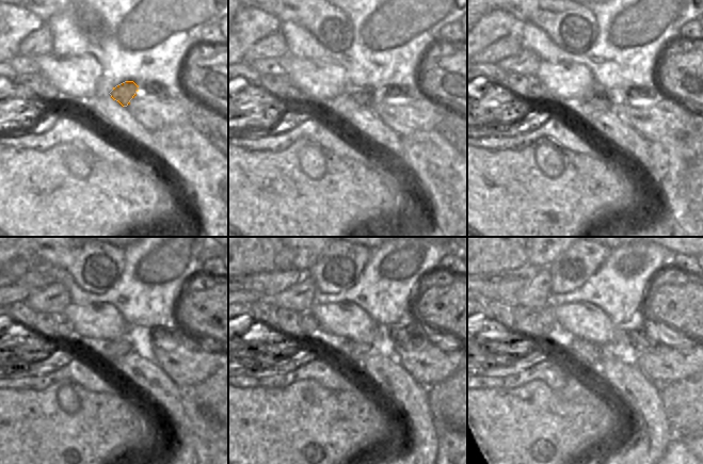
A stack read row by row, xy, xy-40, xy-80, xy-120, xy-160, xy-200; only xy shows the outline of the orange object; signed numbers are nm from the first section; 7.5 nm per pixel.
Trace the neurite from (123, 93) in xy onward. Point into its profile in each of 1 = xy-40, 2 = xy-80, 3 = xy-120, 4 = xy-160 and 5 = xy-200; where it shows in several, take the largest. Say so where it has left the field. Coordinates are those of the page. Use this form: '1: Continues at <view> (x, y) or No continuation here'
1: Continues at xy-40 (366, 98)
2: Continues at xy-80 (602, 101)
3: Continues at xy-120 (115, 349)
4: Continues at xy-160 (351, 350)
5: Continues at xy-200 (589, 355)

